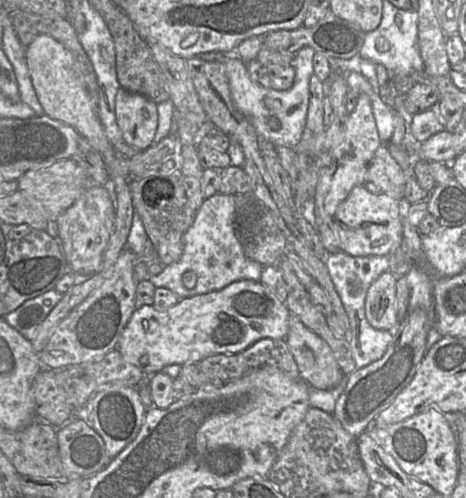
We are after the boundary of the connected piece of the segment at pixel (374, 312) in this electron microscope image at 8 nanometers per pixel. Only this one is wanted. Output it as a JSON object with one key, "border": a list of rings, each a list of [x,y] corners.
{"border":[[[384,272],[367,291],[365,316],[374,328],[391,330],[399,323],[396,303],[397,278],[392,272]]]}

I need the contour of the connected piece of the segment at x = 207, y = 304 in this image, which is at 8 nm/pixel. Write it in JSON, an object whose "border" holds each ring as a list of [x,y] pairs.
{"border":[[[237,280],[220,290],[181,298],[168,308],[139,306],[122,330],[115,349],[150,377],[167,365],[182,366],[214,354],[238,353],[263,338],[285,339],[289,317],[286,305],[266,285]]]}

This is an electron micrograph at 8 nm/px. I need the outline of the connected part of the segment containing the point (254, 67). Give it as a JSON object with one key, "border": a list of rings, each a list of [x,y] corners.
{"border":[[[255,58],[246,62],[246,66],[250,77],[265,88],[284,91],[294,84],[296,69],[293,65],[266,66]]]}

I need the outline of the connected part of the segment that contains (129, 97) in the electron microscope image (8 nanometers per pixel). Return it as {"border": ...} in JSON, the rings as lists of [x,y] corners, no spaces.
{"border":[[[121,88],[116,95],[115,114],[122,139],[128,145],[141,152],[154,144],[157,103]]]}

